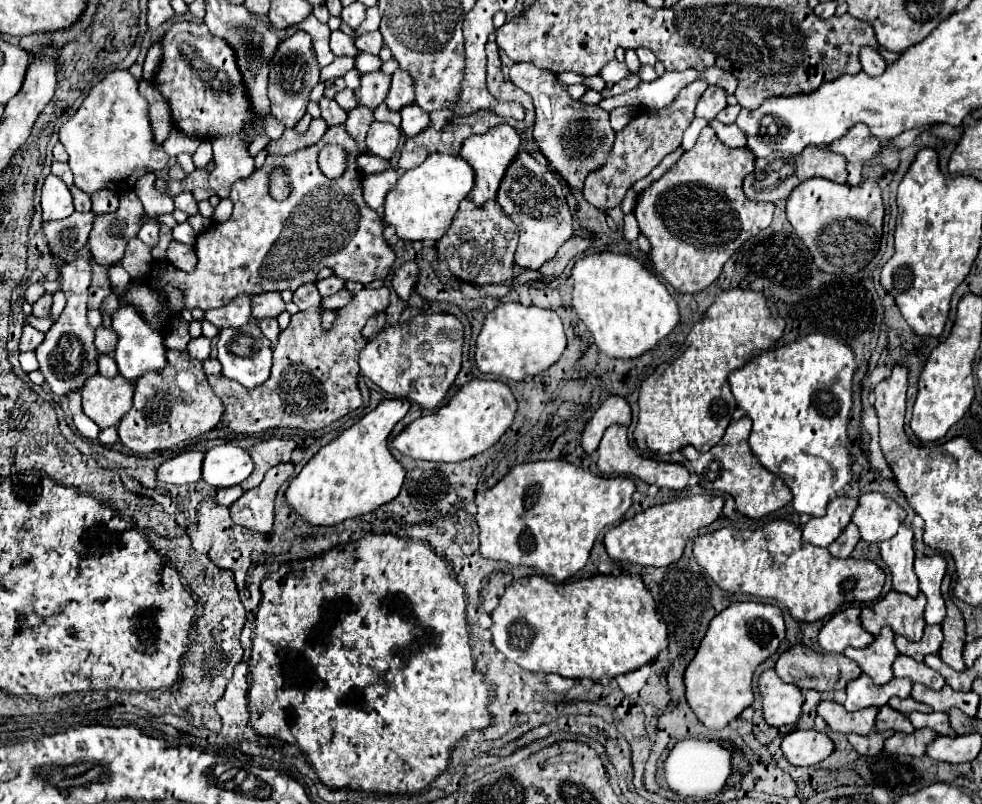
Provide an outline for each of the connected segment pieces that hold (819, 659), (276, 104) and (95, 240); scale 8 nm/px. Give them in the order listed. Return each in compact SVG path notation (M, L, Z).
M794 645L792 649L784 651L780 659L776 661L776 671L786 683L798 685L802 689L814 689L814 691L844 689L848 681L862 675L862 671L858 669L858 665L852 659L844 655L834 655L834 653L816 653L806 645Z
M298 31L278 45L278 51L272 61L268 97L270 97L270 103L272 103L270 107L276 119L284 121L286 127L294 127L304 117L306 105L310 101L310 91L316 87L318 81L320 81L320 67L312 49L310 35L304 31Z
M134 193L120 195L120 209L98 215L94 221L88 239L92 259L102 267L120 263L126 253L126 243L140 231L142 215L144 207Z

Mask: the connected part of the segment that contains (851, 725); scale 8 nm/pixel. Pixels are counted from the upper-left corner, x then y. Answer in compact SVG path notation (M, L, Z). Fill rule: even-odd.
M822 701L822 703L818 705L818 715L828 723L828 727L830 727L832 731L866 735L866 733L870 733L870 731L874 729L874 725L876 725L878 707L850 713L850 711L846 711L842 705L838 705L836 701Z

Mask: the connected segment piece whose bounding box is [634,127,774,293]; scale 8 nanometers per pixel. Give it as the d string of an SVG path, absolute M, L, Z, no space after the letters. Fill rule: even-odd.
M712 127L702 129L696 145L690 151L684 151L678 163L662 175L656 183L652 183L646 191L638 195L638 205L634 215L640 223L642 235L652 243L650 259L654 263L656 273L670 283L676 291L682 293L698 293L706 289L722 271L724 263L732 257L732 253L752 235L766 229L772 221L774 205L772 203L756 203L748 201L742 191L742 179L754 169L754 153L748 147L732 149L724 145Z

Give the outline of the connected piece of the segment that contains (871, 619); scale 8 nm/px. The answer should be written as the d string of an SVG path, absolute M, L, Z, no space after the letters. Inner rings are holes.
M890 591L884 599L862 609L862 627L880 635L882 627L892 627L896 635L904 635L910 641L920 641L924 635L924 605L926 597L918 593L918 597L908 597L906 593Z

